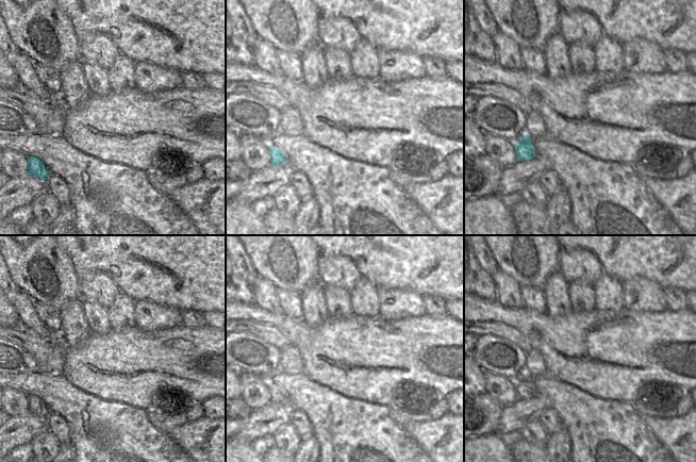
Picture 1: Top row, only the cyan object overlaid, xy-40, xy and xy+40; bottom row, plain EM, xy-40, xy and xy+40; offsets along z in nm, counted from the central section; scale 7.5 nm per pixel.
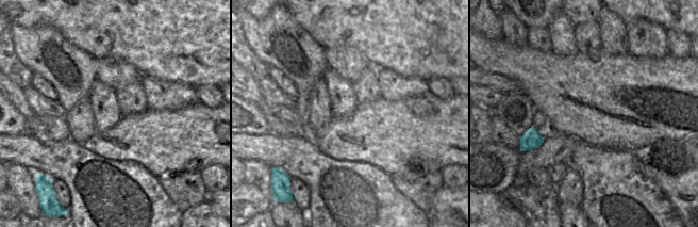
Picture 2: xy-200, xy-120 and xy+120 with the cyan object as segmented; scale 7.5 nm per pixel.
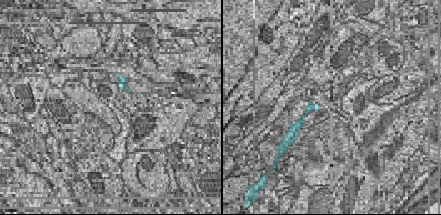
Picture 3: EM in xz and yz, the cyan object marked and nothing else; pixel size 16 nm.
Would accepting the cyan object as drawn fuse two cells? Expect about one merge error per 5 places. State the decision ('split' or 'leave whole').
leave whole

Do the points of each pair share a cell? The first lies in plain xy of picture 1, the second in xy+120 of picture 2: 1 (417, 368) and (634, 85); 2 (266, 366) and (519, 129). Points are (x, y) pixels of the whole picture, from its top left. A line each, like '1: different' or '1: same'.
1: same
2: same

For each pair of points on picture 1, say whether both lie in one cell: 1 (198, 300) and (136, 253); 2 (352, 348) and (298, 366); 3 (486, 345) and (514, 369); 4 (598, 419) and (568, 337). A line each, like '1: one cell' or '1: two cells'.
1: one cell
2: two cells
3: one cell
4: two cells

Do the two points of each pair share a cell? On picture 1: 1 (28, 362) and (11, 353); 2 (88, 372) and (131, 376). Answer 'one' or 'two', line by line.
1: one
2: one

